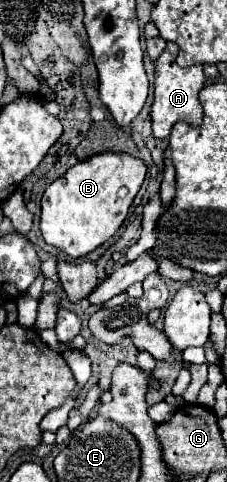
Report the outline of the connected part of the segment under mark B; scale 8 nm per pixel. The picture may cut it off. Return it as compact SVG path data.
M97 153L53 181L41 199L41 235L71 257L83 257L115 235L145 179L145 163L129 153Z

